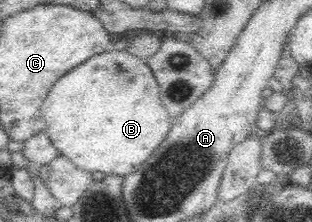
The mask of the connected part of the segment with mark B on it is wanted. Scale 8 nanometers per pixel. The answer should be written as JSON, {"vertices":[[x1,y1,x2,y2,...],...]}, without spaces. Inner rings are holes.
{"vertices":[[110,48,102,54,86,59,80,66,64,74,42,104,41,113,45,120,46,134,58,155,66,156,79,170,102,173,104,176,124,178,138,170,144,160,158,148,166,138,172,118,166,114,160,98,159,86,147,61,128,51]]}

